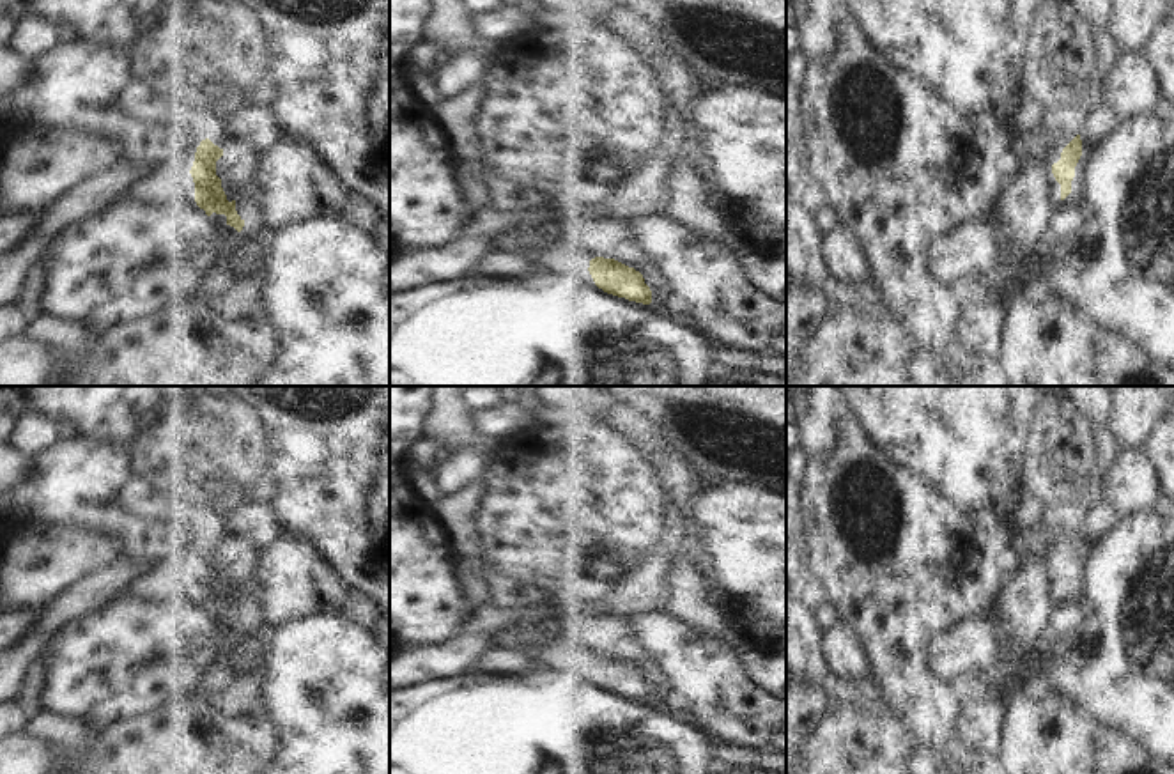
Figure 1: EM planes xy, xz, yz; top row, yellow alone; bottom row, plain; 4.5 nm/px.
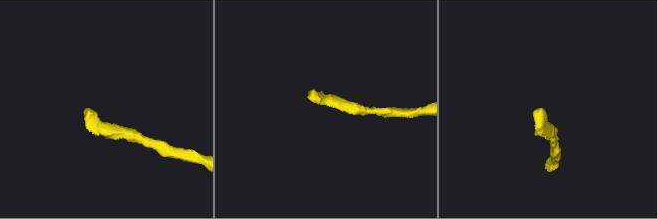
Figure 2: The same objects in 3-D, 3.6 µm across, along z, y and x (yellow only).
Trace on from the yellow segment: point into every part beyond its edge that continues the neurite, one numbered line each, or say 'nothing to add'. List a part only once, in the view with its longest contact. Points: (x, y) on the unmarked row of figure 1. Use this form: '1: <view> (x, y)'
1: xy (165, 585)

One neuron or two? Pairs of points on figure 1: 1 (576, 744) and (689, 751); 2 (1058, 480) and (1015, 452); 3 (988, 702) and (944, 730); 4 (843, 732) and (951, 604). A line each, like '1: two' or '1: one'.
1: one
2: two
3: two
4: two

